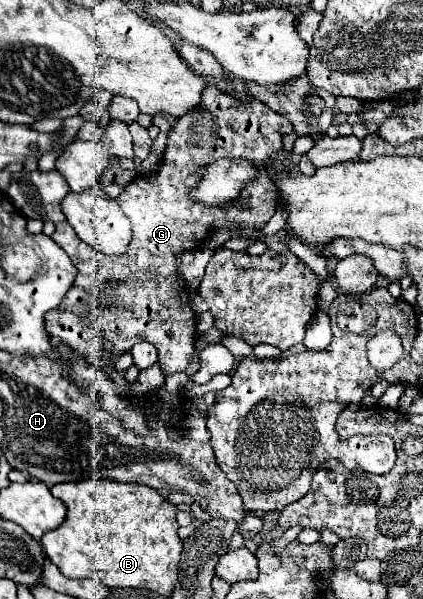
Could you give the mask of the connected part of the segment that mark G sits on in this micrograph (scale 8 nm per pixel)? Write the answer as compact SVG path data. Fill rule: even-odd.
M213 84L205 88L201 106L175 120L159 168L153 174L133 178L133 182L129 182L123 188L123 192L117 196L119 206L127 206L127 218L131 220L133 226L133 240L129 244L129 250L123 256L105 256L95 248L91 248L89 244L85 244L67 222L57 224L57 230L51 238L73 260L77 268L77 278L69 288L69 292L65 294L63 302L45 314L47 332L55 338L61 338L61 342L67 344L73 352L87 358L99 358L99 360L115 360L117 356L129 352L133 344L151 342L159 352L157 362L165 376L185 372L195 354L197 328L195 328L195 312L191 308L191 300L187 294L187 284L175 266L175 252L182 254L199 247L208 234L211 234L211 230L219 230L219 228L261 230L269 222L269 218L277 210L277 188L273 188L273 180L269 178L265 166L269 156L281 148L281 138L291 130L293 124L289 124L285 116L273 112L267 104L261 104L259 100L247 102L247 100L233 98L221 92L219 88L215 88ZM219 158L249 160L249 164L253 164L261 172L261 176L245 184L237 202L229 204L227 208L211 208L189 200L189 188L193 188L193 184L201 180L201 172L205 170L205 164L213 164L213 160Z

